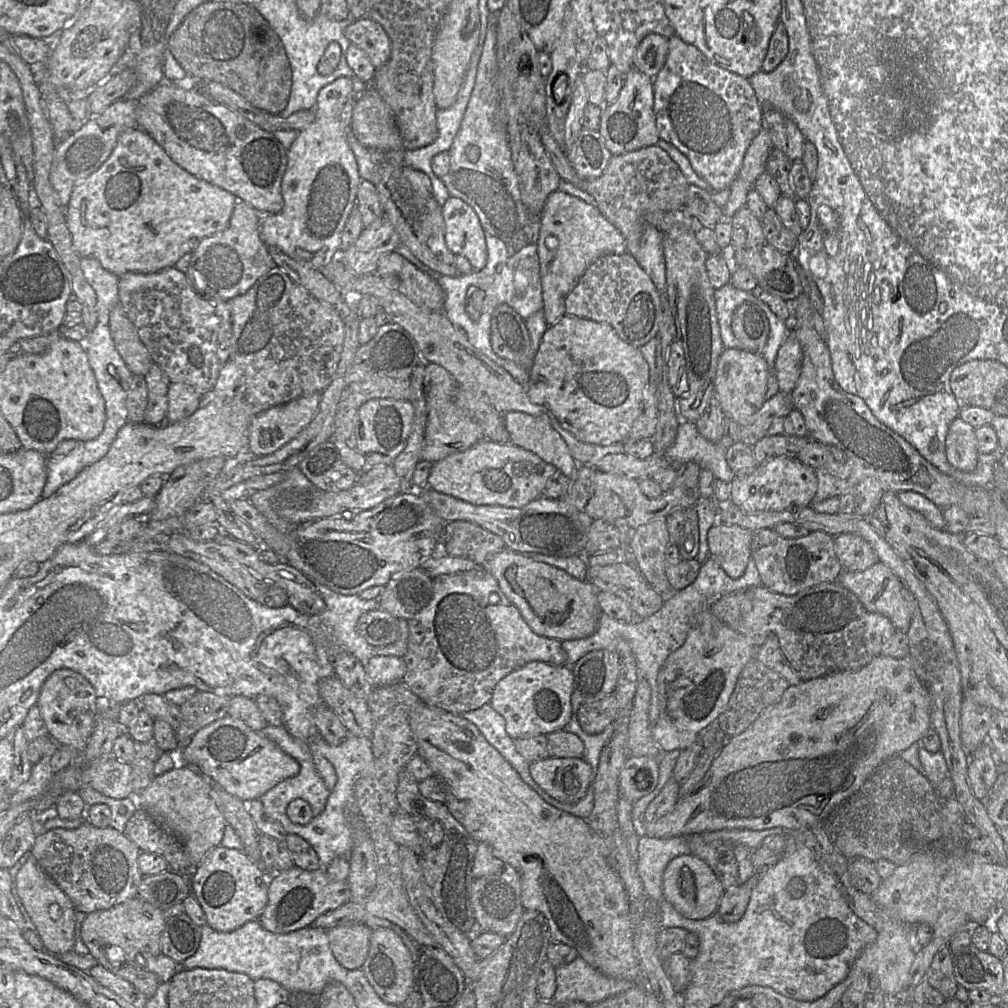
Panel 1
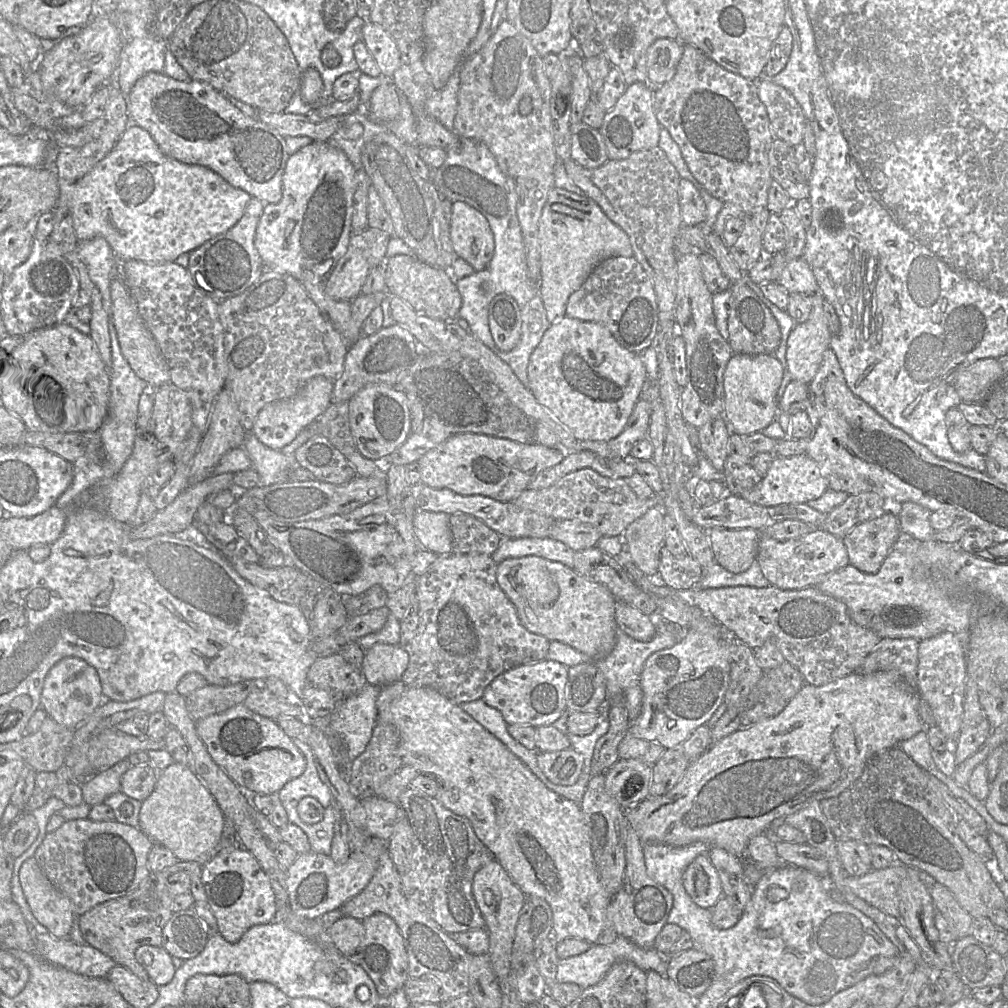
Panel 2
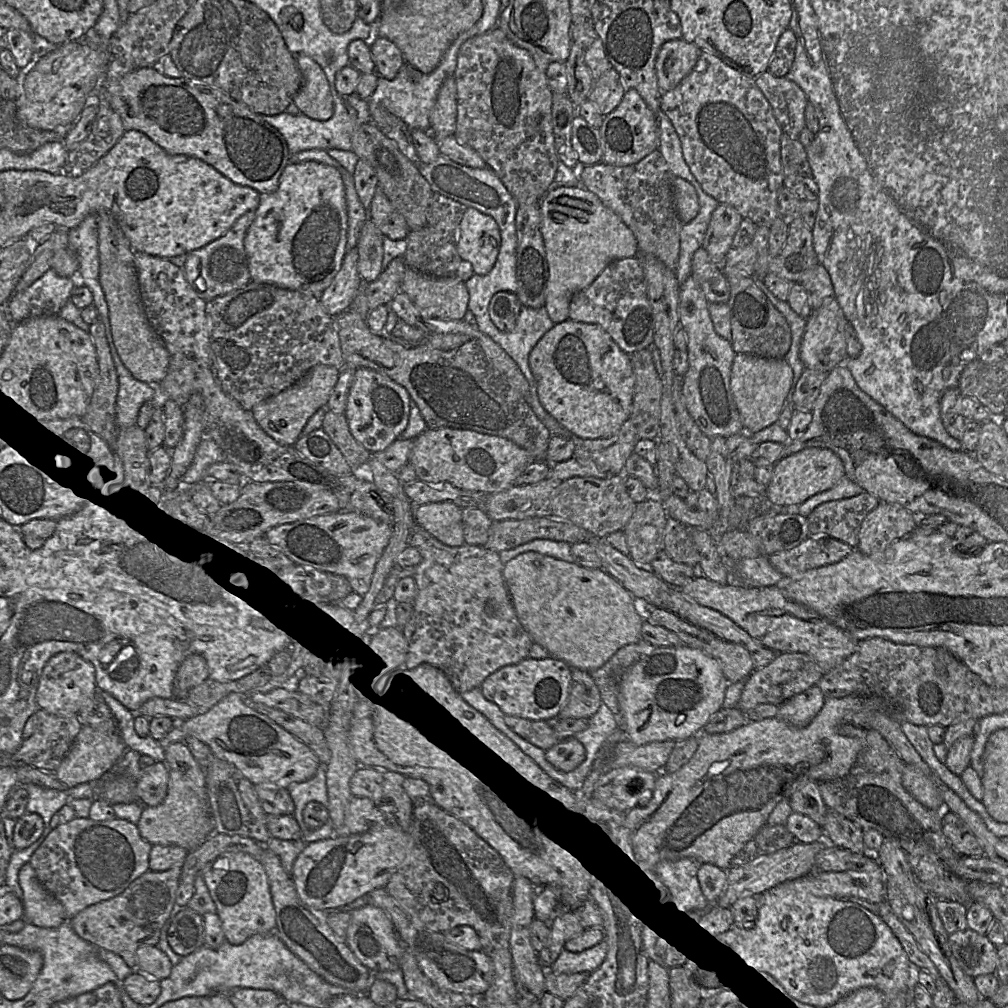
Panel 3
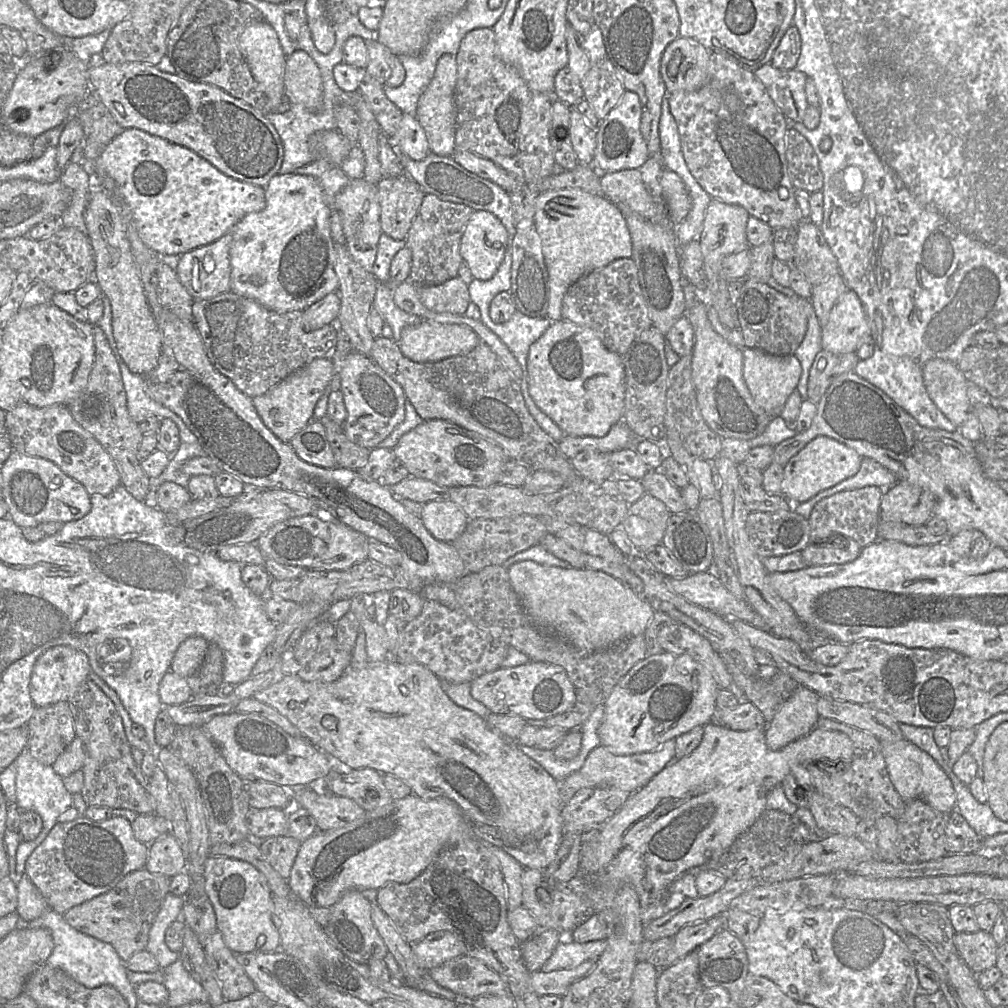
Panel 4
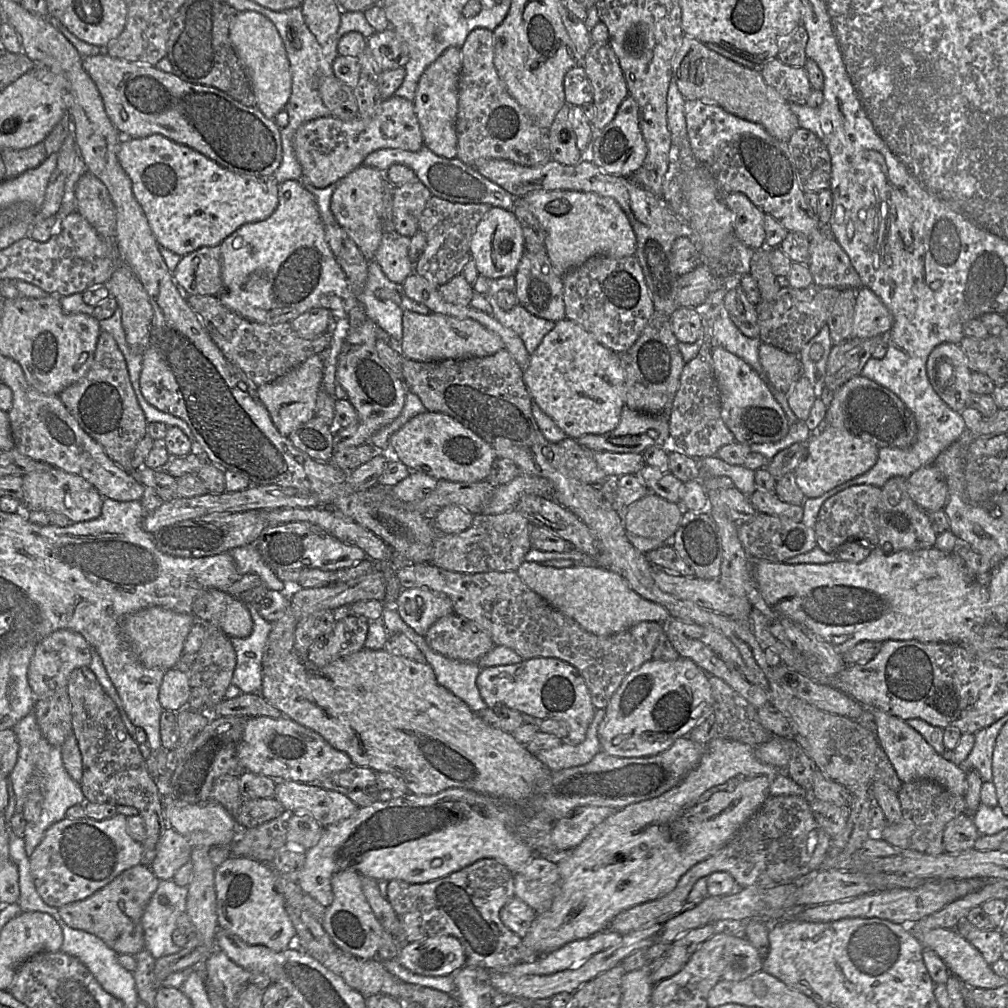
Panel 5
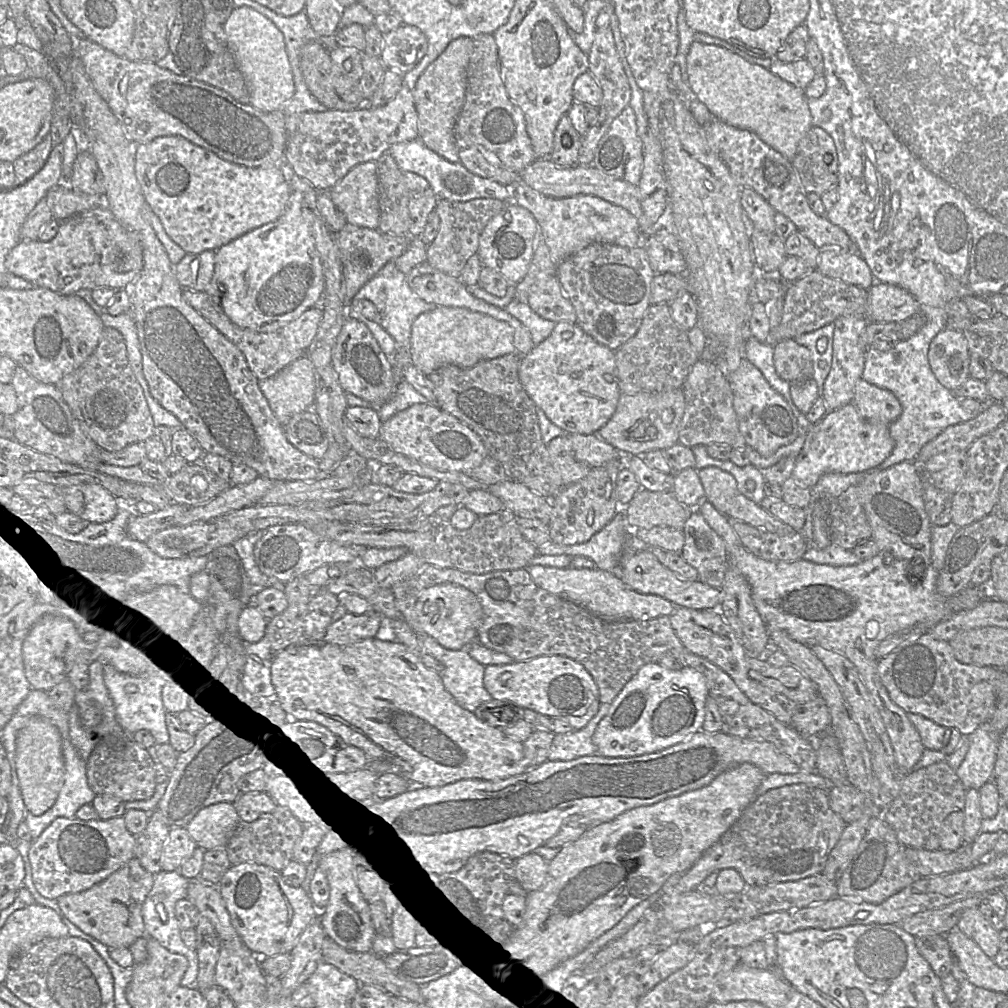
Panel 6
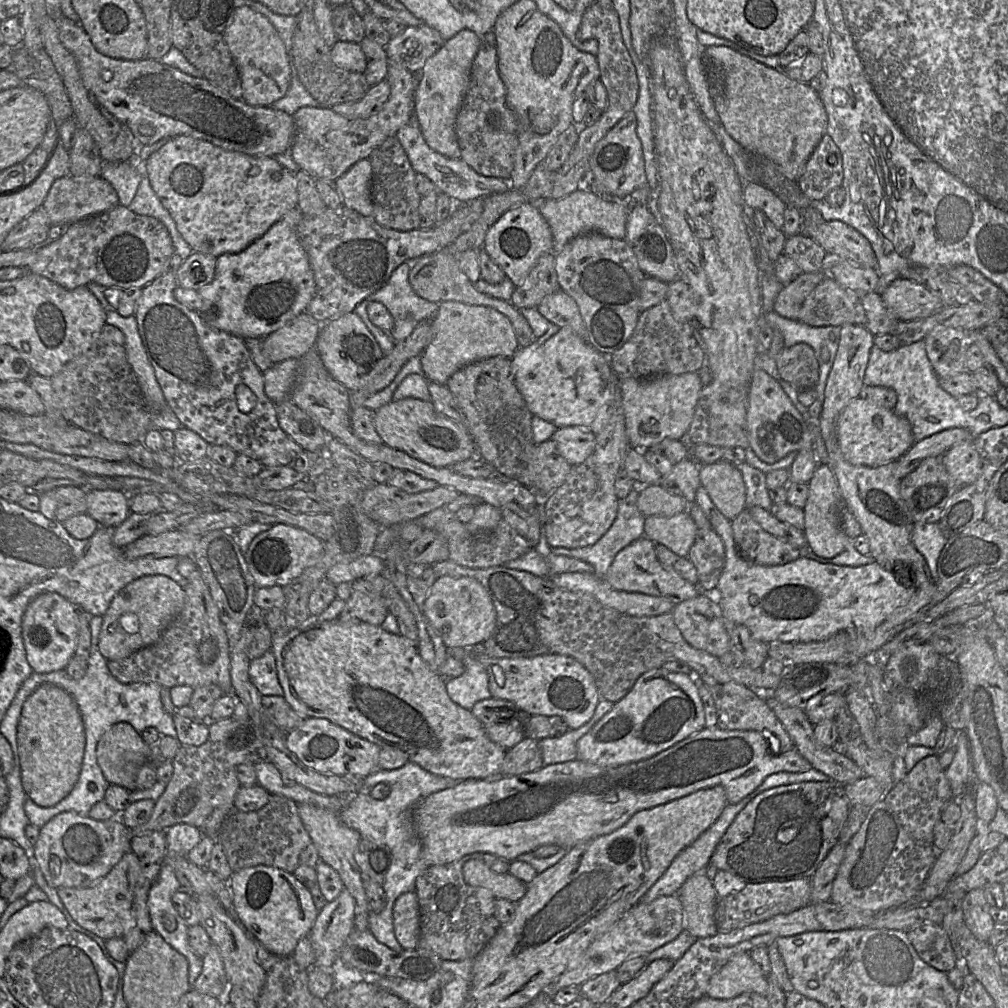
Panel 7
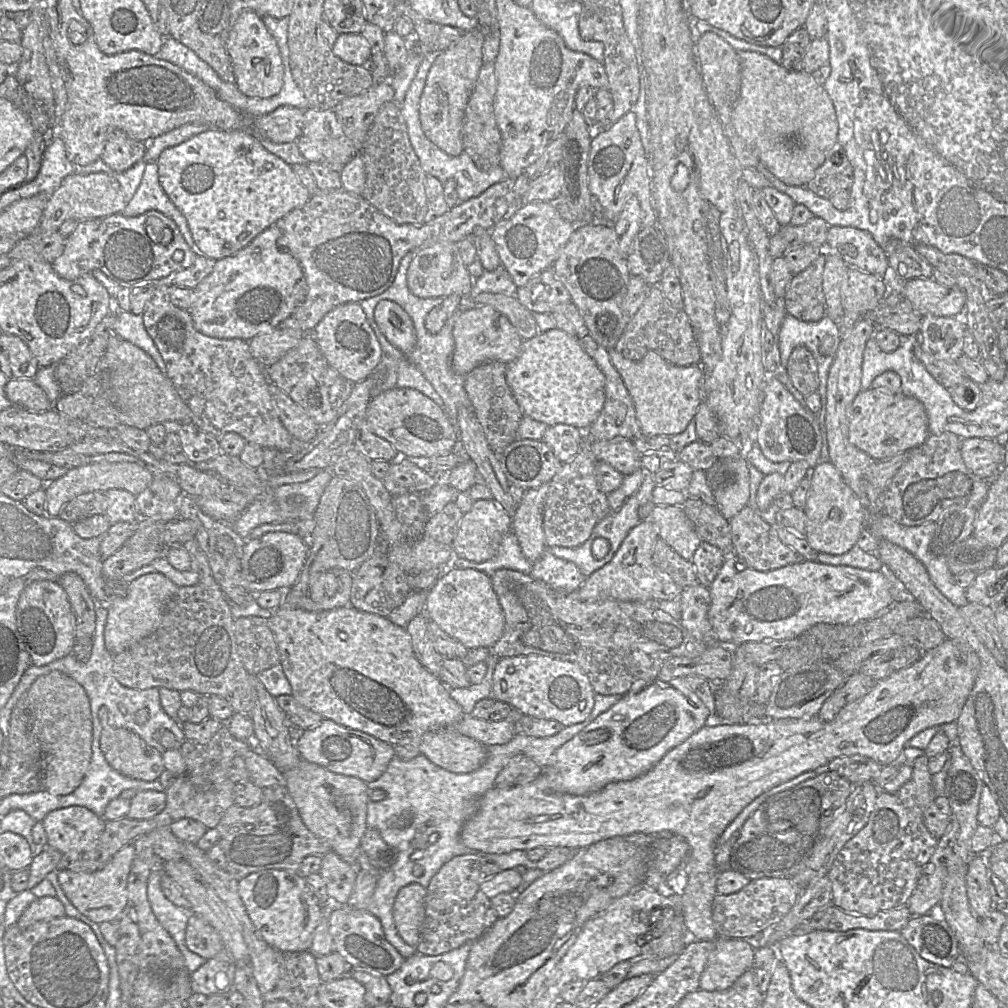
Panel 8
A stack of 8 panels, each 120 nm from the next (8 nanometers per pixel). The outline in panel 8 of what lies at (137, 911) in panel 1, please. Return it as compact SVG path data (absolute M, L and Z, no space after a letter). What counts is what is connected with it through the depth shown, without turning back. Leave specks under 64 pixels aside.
M133 843L127 844L96 872L59 871L59 885L73 906L91 921L99 925L116 922L128 902L128 878L134 858Z

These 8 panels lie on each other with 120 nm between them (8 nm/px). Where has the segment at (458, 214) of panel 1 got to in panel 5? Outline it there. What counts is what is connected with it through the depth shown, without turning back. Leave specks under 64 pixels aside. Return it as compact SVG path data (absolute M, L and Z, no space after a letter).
M491 207L478 223L470 243L471 257L479 275L490 279L514 275L524 251L522 228L513 211Z

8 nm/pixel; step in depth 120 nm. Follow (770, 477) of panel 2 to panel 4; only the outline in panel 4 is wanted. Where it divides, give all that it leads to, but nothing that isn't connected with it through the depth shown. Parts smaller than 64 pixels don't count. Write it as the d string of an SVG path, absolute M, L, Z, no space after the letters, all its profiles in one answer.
M818 436L783 467L781 495L794 504L806 502L819 492L854 476L861 467L862 459L862 456L845 444L827 436Z

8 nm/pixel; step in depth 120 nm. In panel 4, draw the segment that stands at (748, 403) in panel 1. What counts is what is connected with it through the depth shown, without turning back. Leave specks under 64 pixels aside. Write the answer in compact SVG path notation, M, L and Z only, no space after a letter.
M744 348L742 355L743 378L754 401L769 416L779 416L786 400L798 385L802 371L799 360L794 355L775 356L749 348Z

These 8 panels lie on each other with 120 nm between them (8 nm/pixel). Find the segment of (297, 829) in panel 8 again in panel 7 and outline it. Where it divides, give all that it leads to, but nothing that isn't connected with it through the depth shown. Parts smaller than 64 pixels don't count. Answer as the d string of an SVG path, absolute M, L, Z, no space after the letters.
M271 795L268 803L257 811L233 810L224 820L217 836L233 872L253 866L274 866L293 873L300 865L301 852L312 843L311 837L301 820L298 804L281 795Z

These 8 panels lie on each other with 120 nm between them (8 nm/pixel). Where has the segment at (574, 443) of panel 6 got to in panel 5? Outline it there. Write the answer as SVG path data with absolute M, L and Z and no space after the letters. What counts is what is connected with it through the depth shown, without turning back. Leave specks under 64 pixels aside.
M595 451L593 457L607 478L617 478L624 474L636 475L645 465L640 453Z

